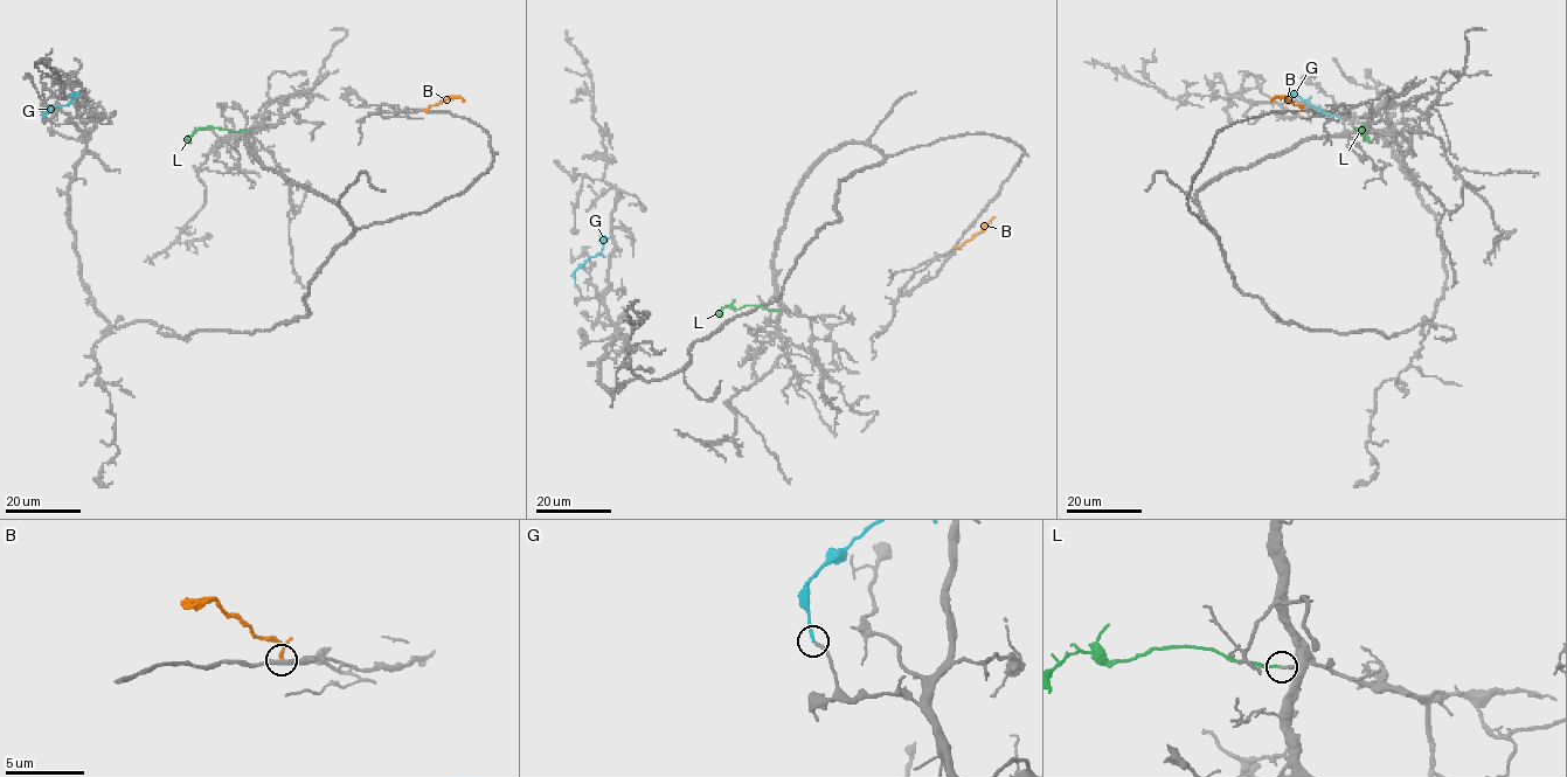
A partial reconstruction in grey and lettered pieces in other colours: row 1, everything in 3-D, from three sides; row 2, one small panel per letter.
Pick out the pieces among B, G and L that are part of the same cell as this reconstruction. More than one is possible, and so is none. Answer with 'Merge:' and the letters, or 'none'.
Merge: G

